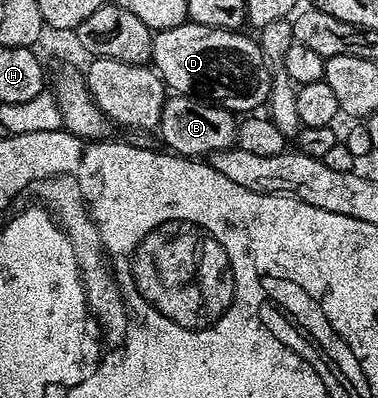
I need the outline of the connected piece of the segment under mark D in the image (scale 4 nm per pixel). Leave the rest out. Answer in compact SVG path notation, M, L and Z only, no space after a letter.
M186 22L179 26L171 26L171 30L163 30L153 34L153 55L151 67L160 76L166 89L178 96L204 97L210 104L218 104L234 114L253 114L257 108L266 103L271 90L273 74L270 61L261 53L261 45L241 30L232 28L212 28L211 26L199 26L192 22Z

